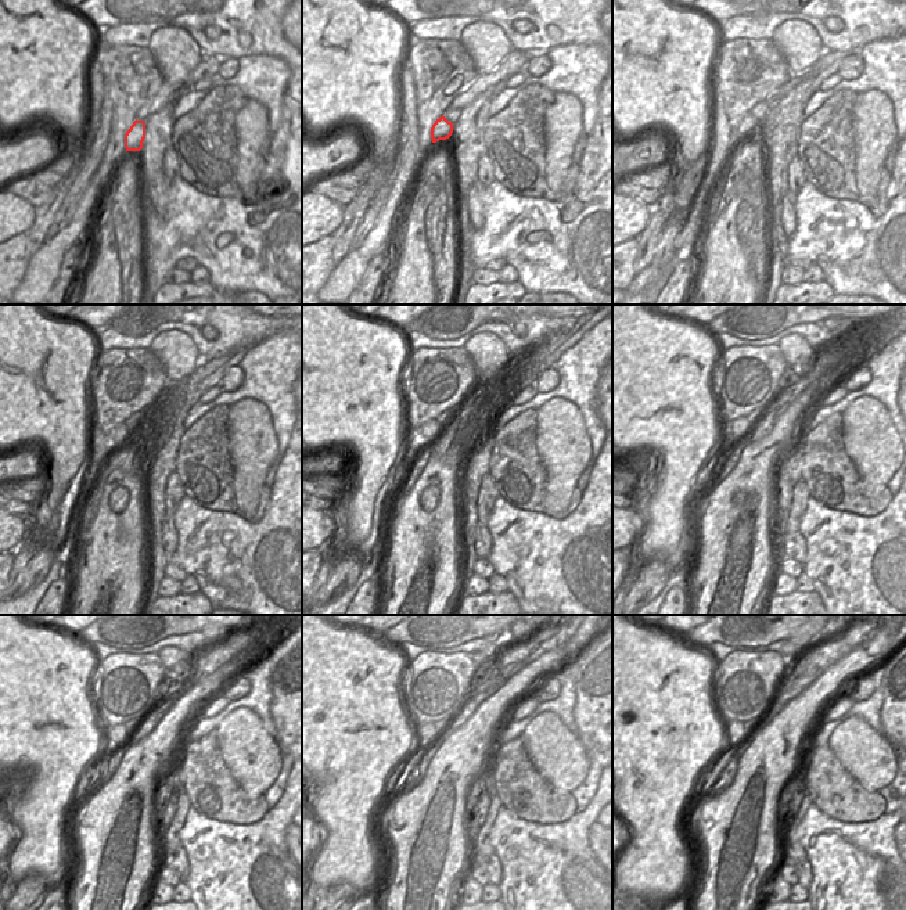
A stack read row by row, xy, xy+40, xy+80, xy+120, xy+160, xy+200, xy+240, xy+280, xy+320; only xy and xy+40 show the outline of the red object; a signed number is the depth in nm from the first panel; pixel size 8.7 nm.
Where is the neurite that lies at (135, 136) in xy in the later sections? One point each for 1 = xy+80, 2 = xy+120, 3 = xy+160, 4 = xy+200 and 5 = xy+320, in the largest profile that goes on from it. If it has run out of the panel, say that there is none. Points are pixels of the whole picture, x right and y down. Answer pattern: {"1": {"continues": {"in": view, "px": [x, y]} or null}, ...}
{"1": {"continues": {"in": "xy+80", "px": [748, 123]}}, "2": {"continues": {"in": "xy+120", "px": [119, 434]}}, "3": {"continues": {"in": "xy+160", "px": [430, 430]}}, "4": {"continues": {"in": "xy+200", "px": [740, 427]}}, "5": {"continues": {"in": "xy+320", "px": [734, 730]}}}

